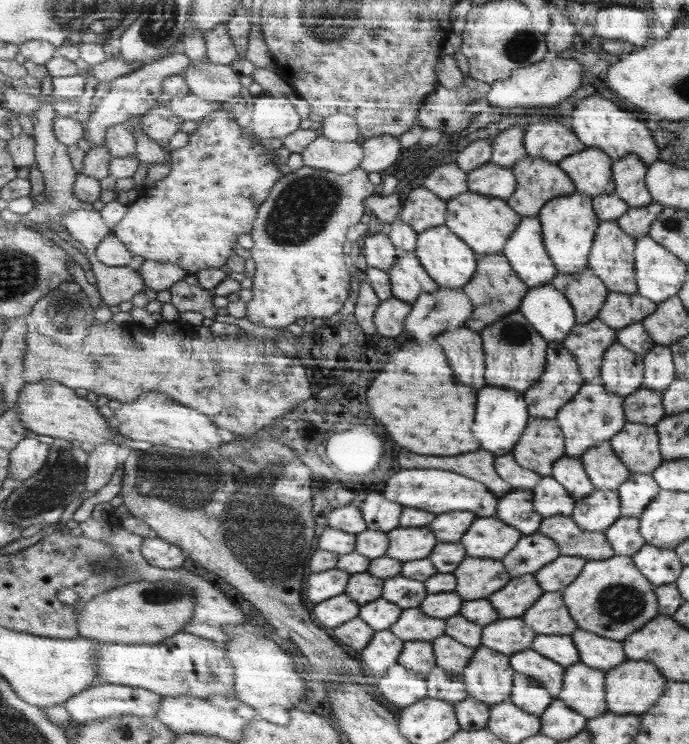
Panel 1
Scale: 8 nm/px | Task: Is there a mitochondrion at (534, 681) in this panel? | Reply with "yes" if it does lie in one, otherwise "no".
no

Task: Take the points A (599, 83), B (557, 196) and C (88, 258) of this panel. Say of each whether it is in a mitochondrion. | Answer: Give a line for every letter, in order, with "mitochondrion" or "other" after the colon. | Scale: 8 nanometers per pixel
A: other
B: other
C: other

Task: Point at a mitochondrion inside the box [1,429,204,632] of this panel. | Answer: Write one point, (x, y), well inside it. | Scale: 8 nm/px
(54, 488)

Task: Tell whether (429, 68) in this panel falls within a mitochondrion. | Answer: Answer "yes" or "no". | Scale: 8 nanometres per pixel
no

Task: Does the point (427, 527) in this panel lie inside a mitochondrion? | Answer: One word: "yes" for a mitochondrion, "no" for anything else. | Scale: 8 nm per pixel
no

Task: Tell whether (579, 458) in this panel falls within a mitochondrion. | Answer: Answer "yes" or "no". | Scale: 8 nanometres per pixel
no

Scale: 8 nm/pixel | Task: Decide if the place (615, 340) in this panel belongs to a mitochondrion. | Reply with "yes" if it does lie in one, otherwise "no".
no

